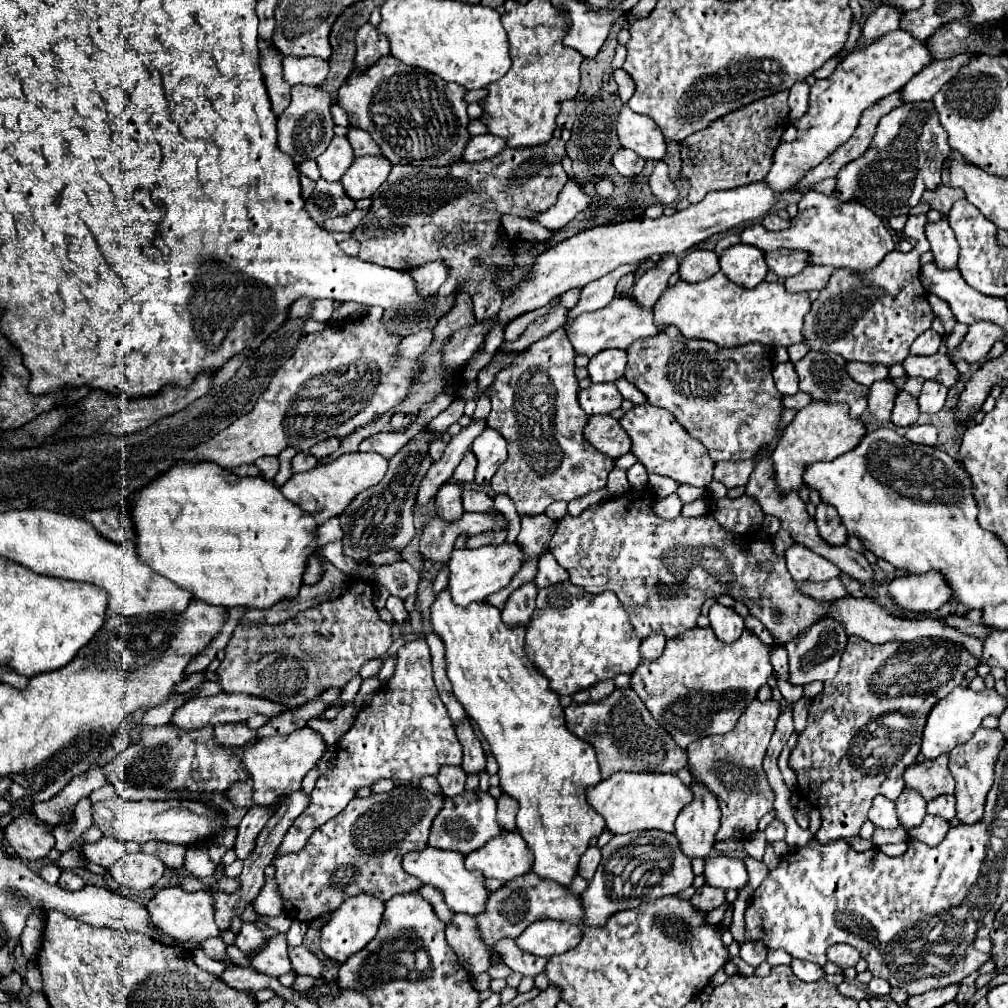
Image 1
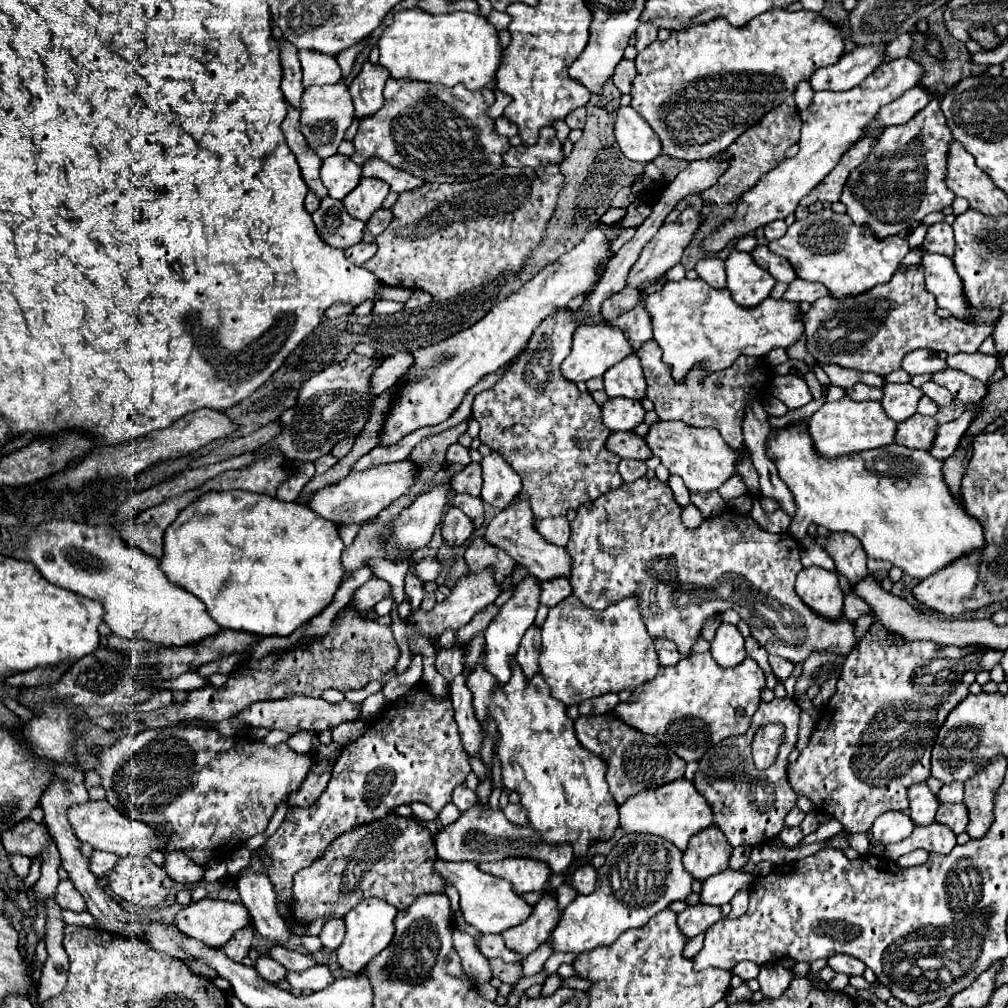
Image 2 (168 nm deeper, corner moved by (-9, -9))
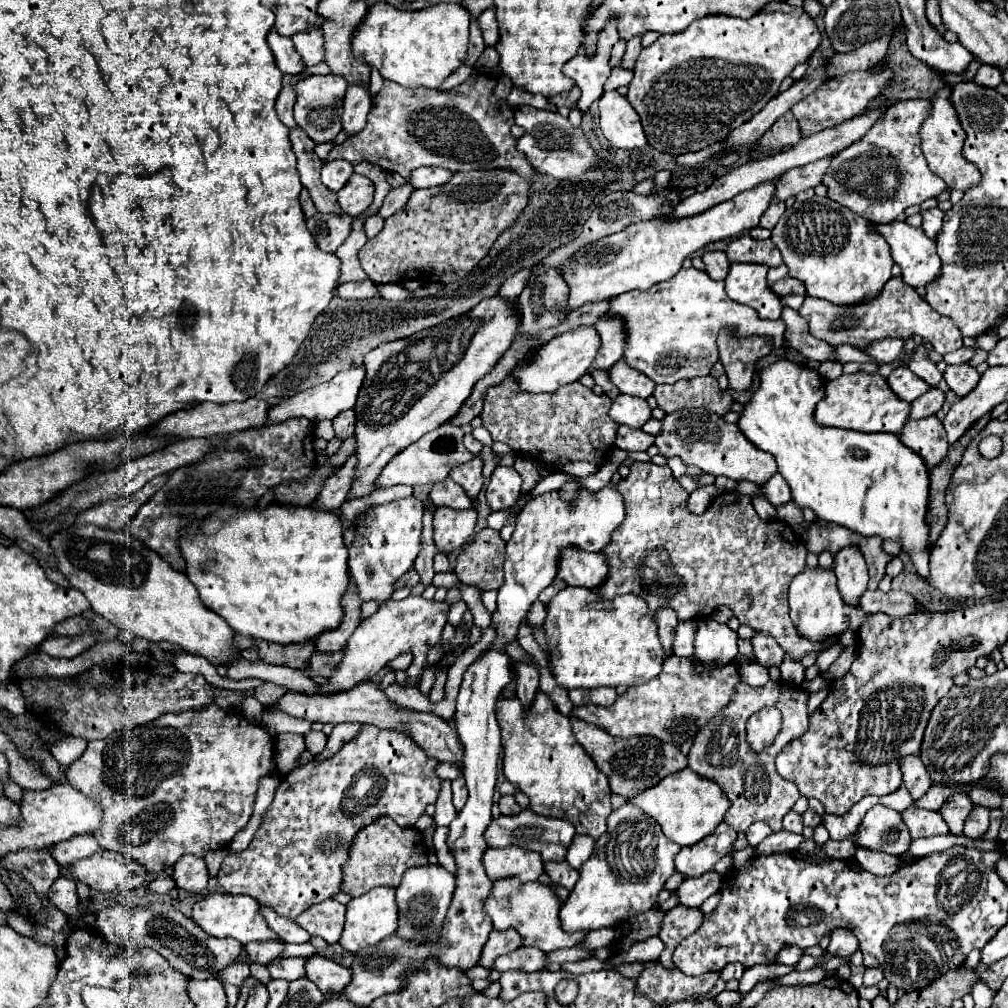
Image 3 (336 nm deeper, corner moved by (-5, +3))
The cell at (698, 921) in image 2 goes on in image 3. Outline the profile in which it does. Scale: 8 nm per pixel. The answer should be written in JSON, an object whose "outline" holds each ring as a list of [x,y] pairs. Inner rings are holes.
{"outline":[[[675,906],[671,908],[661,922],[661,932],[659,938],[665,942],[665,950],[659,956],[659,962],[666,968],[674,968],[672,961],[673,950],[677,944],[691,936],[703,922],[703,914],[697,908],[685,908],[685,906]]]}

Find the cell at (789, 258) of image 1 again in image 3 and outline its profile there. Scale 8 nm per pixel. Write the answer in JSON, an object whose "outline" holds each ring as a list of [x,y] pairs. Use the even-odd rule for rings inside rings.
{"outline":[[[749,234],[731,240],[725,246],[725,254],[729,262],[753,262],[765,266],[779,266],[783,262],[773,240],[755,240]]]}

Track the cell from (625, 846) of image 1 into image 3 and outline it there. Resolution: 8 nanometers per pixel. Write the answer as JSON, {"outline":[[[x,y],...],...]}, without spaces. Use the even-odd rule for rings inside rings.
{"outline":[[[623,804],[621,808],[615,808],[607,820],[607,832],[595,840],[595,848],[593,848],[591,858],[579,868],[579,880],[577,880],[575,888],[571,890],[569,898],[565,900],[565,904],[561,906],[559,918],[561,918],[563,928],[567,932],[577,932],[577,930],[589,932],[589,930],[603,928],[603,926],[617,926],[617,924],[621,924],[641,912],[651,910],[665,880],[675,872],[673,858],[677,856],[679,850],[681,850],[681,846],[667,840],[665,834],[661,832],[659,824],[651,816],[641,812],[637,806]],[[607,850],[613,850],[613,854],[617,856],[617,858],[613,856],[613,868],[611,868],[607,856],[601,856],[601,854],[607,854]]]}

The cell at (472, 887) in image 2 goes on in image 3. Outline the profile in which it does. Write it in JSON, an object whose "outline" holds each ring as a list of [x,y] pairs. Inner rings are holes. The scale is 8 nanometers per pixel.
{"outline":[[[505,878],[493,882],[493,892],[485,902],[485,912],[491,916],[495,930],[517,930],[521,936],[521,942],[525,946],[537,946],[545,954],[565,948],[565,946],[577,946],[585,940],[585,932],[565,932],[561,928],[559,910],[563,900],[555,894],[551,886],[543,886],[541,882],[527,882],[523,884],[517,878]]]}

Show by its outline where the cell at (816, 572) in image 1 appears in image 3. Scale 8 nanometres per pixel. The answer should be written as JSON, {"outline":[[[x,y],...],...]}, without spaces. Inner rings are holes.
{"outline":[[[805,568],[805,572],[795,576],[795,580],[789,586],[789,608],[791,608],[789,616],[797,626],[797,632],[811,642],[823,642],[825,638],[839,636],[845,630],[857,632],[867,616],[867,612],[861,612],[861,608],[853,608],[843,602],[837,590],[837,580],[833,572],[823,568],[817,568],[817,570]],[[845,612],[849,612],[847,624],[845,624]]]}

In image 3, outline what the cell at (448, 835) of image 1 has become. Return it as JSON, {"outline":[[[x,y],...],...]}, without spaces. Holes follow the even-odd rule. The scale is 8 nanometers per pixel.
{"outline":[[[523,810],[517,816],[499,816],[497,820],[493,820],[489,824],[489,828],[485,832],[485,838],[487,838],[489,846],[503,848],[503,846],[517,844],[517,846],[529,848],[533,852],[539,852],[543,862],[549,862],[549,860],[551,862],[563,862],[573,836],[575,836],[575,828],[567,820],[537,816],[537,812],[533,812],[533,810]]]}

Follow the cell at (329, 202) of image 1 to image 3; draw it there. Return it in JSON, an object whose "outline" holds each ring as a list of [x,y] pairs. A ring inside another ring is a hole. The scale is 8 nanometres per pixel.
{"outline":[[[315,214],[313,218],[307,220],[307,228],[323,252],[335,252],[349,236],[351,222],[353,222],[353,218],[347,214],[343,214],[343,216]]]}

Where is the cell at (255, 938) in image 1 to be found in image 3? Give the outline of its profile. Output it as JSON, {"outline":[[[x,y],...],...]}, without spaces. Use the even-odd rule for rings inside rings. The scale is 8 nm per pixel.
{"outline":[[[287,958],[287,960],[273,960],[269,966],[271,978],[283,978],[287,982],[305,978],[305,958]]]}

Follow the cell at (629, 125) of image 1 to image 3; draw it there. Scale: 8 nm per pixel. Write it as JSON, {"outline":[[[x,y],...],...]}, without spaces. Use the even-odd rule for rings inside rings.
{"outline":[[[605,92],[599,98],[599,114],[603,136],[615,148],[633,150],[647,146],[639,116],[625,96],[621,96],[619,92]]]}

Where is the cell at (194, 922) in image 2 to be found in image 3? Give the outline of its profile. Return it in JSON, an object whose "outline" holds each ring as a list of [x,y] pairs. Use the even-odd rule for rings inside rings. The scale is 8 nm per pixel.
{"outline":[[[209,894],[193,906],[191,916],[207,934],[215,938],[237,938],[239,942],[253,940],[279,940],[279,936],[269,930],[267,920],[261,914],[261,906],[251,896],[231,896],[231,894]]]}

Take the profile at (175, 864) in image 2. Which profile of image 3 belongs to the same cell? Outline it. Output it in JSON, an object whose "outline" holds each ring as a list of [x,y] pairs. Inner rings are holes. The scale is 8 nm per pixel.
{"outline":[[[183,856],[175,864],[173,880],[175,880],[177,888],[187,890],[189,894],[201,894],[209,882],[205,860],[197,858],[197,856]]]}

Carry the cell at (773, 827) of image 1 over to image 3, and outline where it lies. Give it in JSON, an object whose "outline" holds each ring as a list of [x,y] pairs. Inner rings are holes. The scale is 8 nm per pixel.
{"outline":[[[791,810],[791,812],[783,818],[783,830],[789,830],[789,832],[795,832],[795,834],[801,834],[801,830],[803,830],[803,818]]]}

